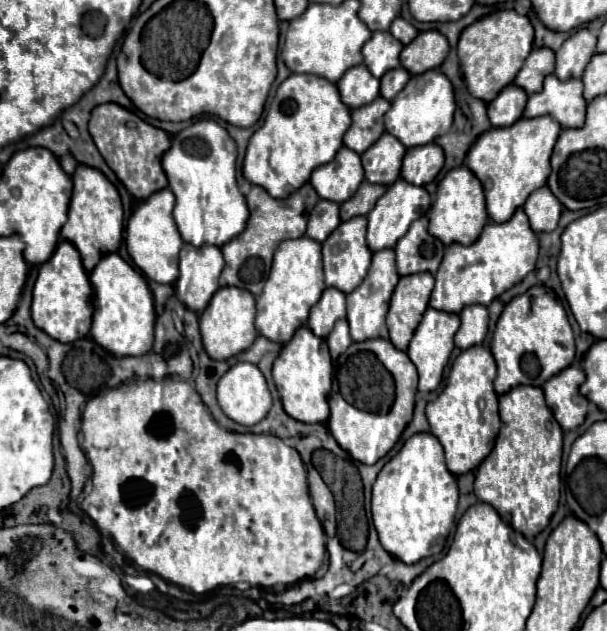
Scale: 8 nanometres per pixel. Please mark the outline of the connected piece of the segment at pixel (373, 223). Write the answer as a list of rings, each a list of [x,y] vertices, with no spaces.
[[[398,178],[392,186],[388,186],[388,190],[384,192],[384,196],[378,198],[374,210],[370,210],[368,218],[368,248],[372,252],[376,250],[384,250],[384,248],[394,248],[396,242],[408,232],[408,226],[424,216],[430,208],[430,194],[426,192],[426,188],[422,186],[412,186],[410,182],[404,182],[402,178]]]

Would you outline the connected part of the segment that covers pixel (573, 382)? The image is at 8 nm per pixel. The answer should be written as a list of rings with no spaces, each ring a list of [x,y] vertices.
[[[576,366],[564,368],[560,374],[554,374],[544,386],[546,404],[554,412],[554,418],[562,430],[574,430],[584,422],[588,412],[588,400],[578,394],[580,384],[584,382],[584,372]]]

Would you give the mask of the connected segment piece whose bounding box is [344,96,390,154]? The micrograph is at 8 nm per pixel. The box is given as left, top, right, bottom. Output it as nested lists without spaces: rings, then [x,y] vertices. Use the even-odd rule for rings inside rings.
[[[382,96],[372,100],[368,106],[352,110],[352,126],[344,134],[344,144],[354,152],[362,154],[380,134],[384,132],[384,114],[390,108],[390,102]]]

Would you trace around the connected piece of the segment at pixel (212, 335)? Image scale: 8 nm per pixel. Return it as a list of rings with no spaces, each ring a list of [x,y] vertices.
[[[224,286],[220,288],[206,310],[200,314],[200,332],[202,332],[202,342],[210,358],[216,360],[226,360],[242,350],[246,350],[258,336],[254,328],[254,318],[256,318],[256,308],[254,308],[254,296],[248,290],[236,288],[236,286]]]

